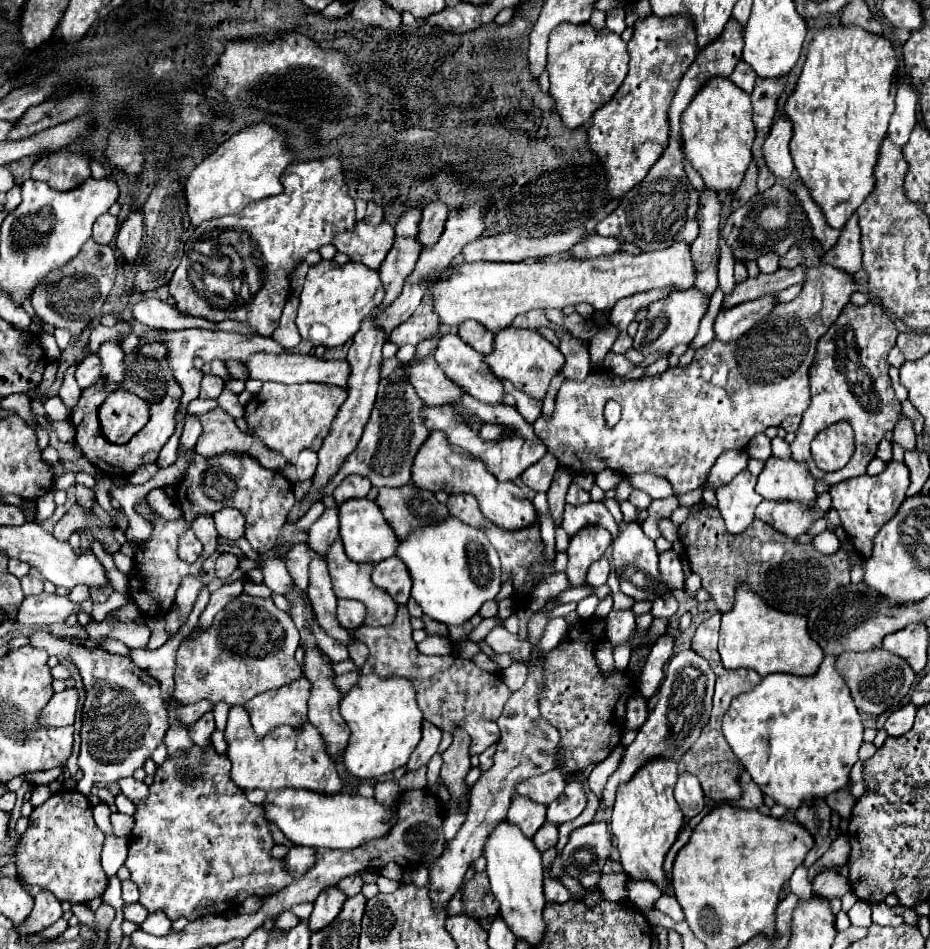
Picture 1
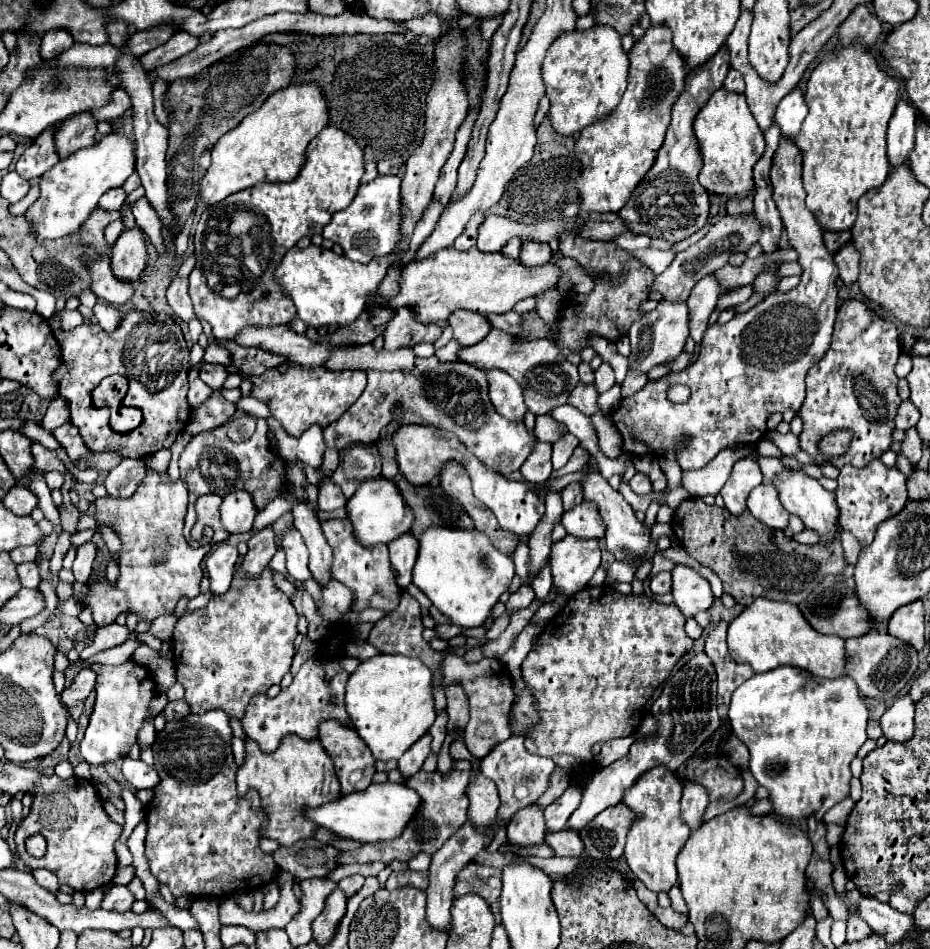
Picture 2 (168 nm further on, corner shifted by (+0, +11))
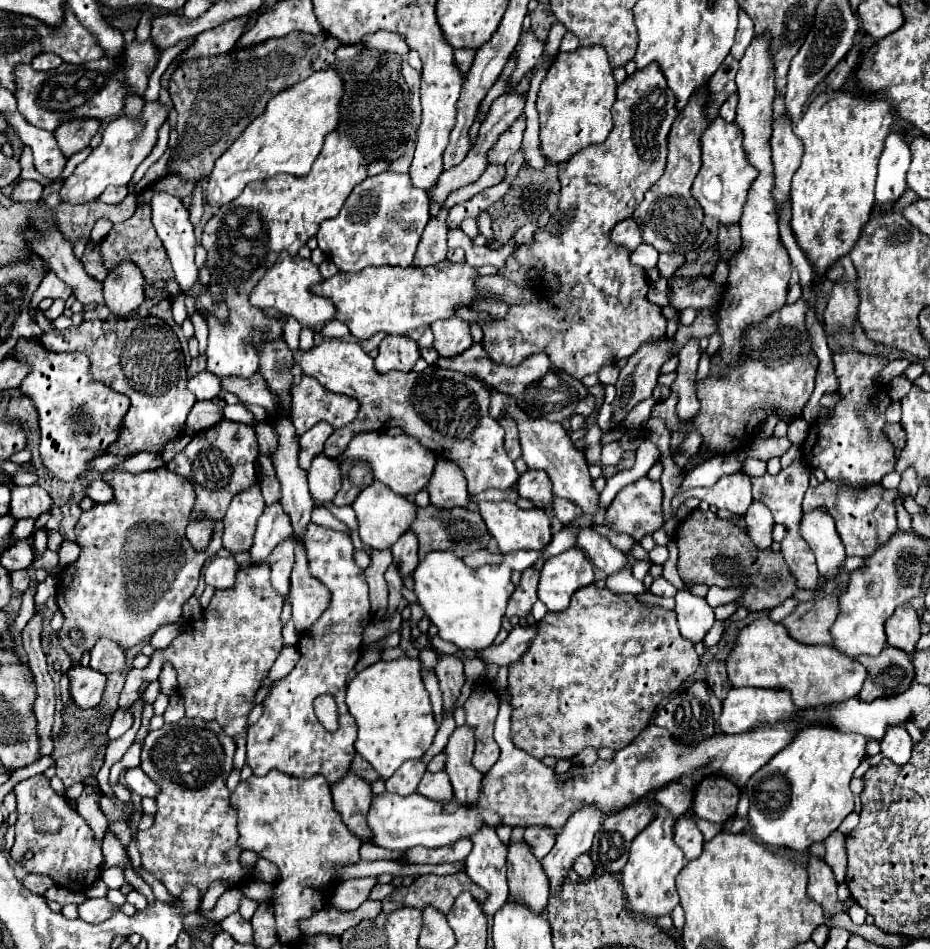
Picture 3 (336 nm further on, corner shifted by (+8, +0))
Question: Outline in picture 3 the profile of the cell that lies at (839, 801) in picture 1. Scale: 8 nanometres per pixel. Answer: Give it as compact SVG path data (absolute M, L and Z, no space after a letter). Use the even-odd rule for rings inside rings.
M836 831L832 837L828 837L824 841L824 847L826 847L826 857L824 861L832 867L834 875L836 875L836 881L838 883L844 883L844 877L846 877L846 847L844 847L844 835L840 831Z

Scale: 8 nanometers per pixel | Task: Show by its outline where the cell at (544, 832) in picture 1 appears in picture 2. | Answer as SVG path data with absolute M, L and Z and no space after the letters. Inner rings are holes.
M558 830L546 832L546 844L554 850L556 856L582 856L582 842L576 830Z

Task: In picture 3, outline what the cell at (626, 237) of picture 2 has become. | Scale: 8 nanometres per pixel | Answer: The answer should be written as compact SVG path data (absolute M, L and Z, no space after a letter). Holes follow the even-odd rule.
M642 243L640 249L634 249L634 253L632 253L632 263L636 263L636 265L644 267L646 271L650 271L650 269L656 269L656 265L658 265L658 255L660 255L660 253L658 253L652 245Z

